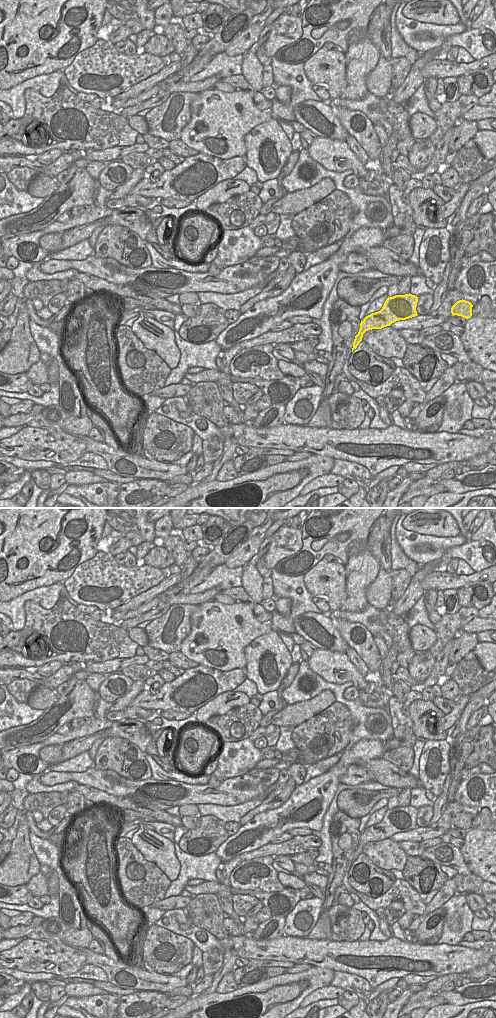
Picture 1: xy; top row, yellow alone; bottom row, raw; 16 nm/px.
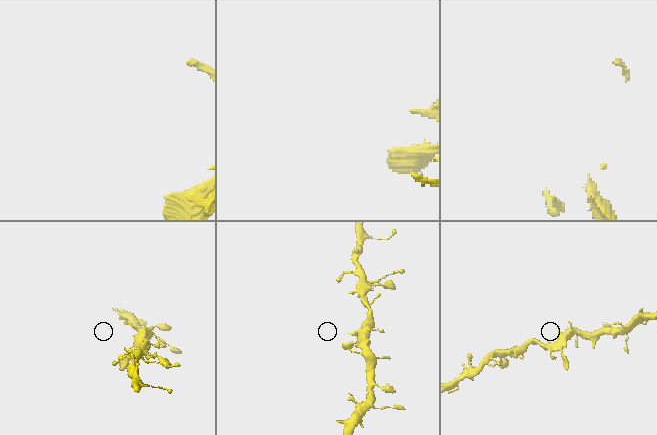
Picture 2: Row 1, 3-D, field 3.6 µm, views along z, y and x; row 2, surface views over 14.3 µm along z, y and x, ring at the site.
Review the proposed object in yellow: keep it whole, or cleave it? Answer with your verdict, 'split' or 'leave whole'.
leave whole

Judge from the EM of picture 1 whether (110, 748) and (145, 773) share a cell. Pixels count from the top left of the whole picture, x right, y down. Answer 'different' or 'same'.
same

